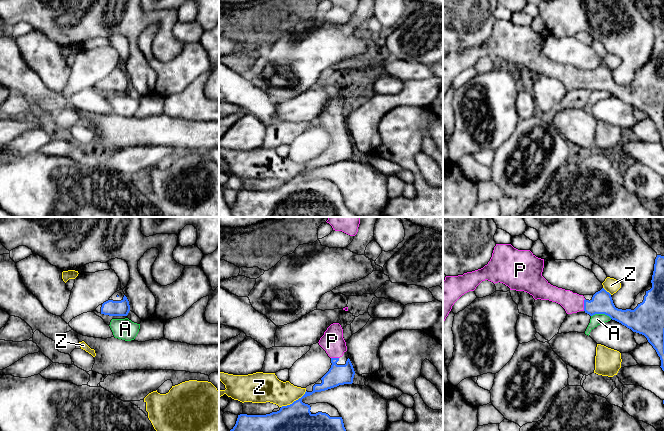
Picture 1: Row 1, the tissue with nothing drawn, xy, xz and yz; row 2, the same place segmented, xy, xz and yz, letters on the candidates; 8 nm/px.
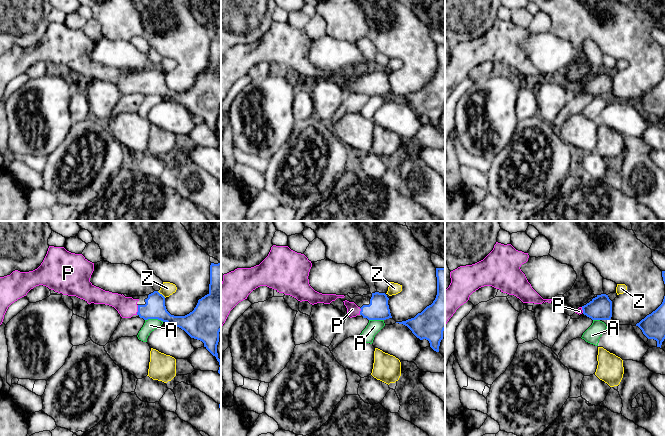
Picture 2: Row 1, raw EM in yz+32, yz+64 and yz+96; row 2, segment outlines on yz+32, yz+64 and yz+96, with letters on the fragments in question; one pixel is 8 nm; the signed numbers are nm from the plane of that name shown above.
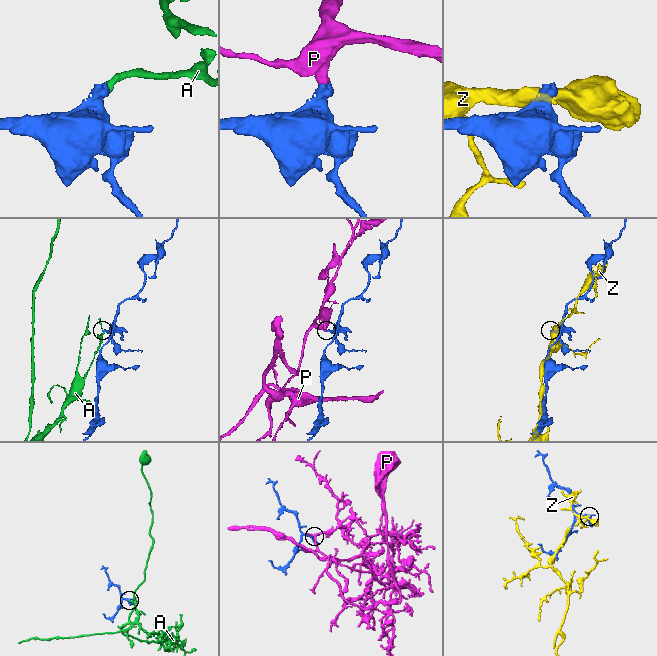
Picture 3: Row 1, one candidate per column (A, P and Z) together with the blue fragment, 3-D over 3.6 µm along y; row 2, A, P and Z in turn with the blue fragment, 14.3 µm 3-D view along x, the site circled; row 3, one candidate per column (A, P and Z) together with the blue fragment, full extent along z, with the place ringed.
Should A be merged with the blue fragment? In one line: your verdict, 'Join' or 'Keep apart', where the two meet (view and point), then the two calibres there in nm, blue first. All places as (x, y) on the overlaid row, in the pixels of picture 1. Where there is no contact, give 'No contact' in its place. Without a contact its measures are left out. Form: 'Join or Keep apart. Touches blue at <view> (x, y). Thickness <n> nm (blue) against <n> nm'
Keep apart. Touches blue at yz (601, 313). Thickness 170 nm (blue) against 90 nm

